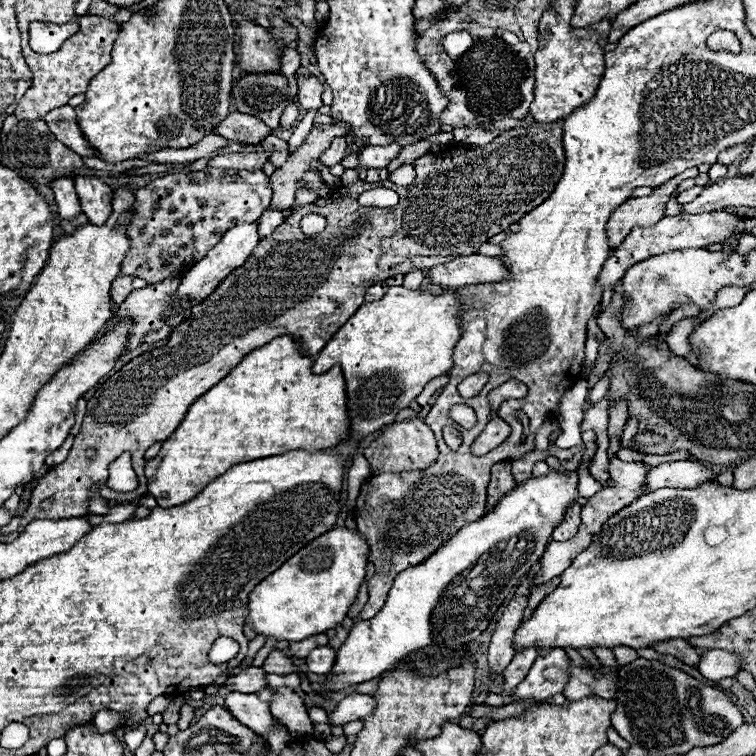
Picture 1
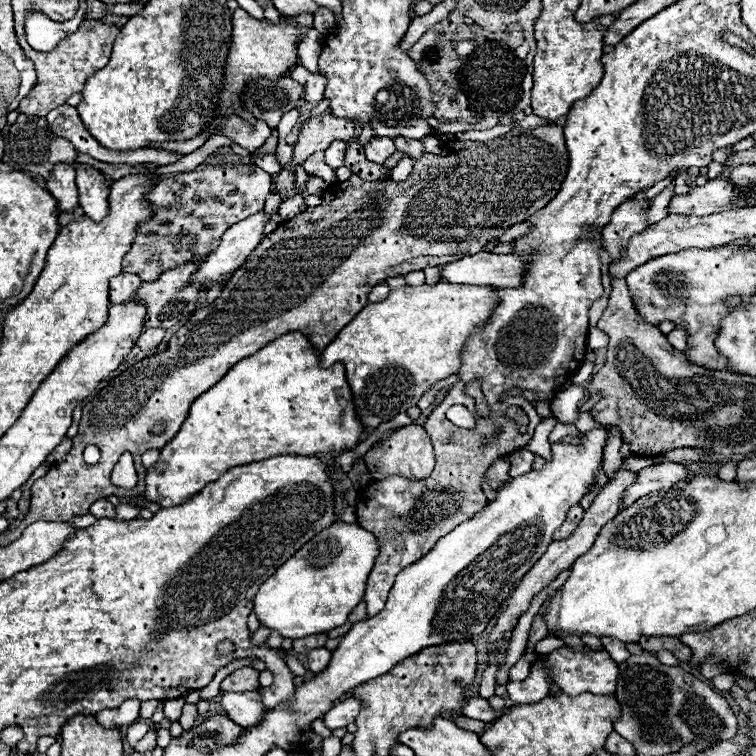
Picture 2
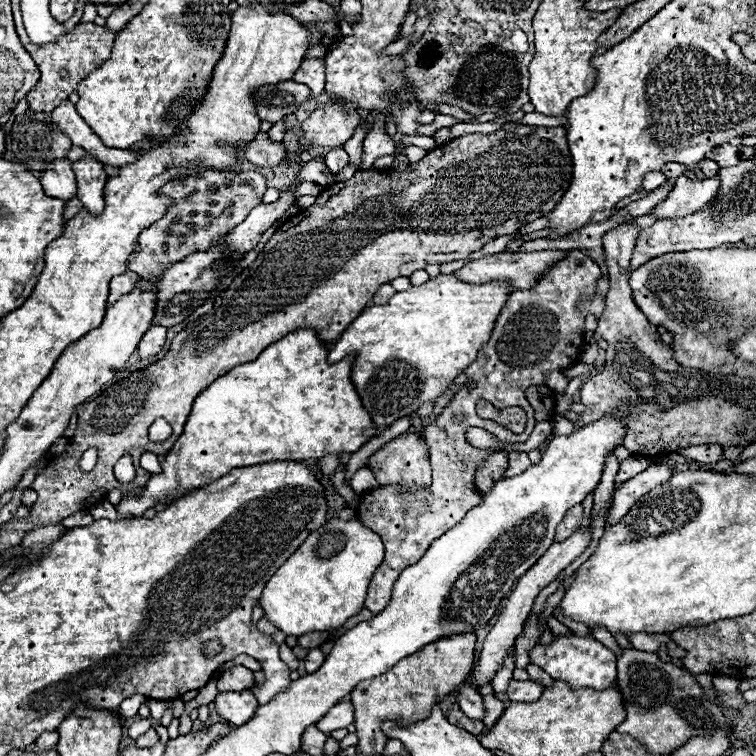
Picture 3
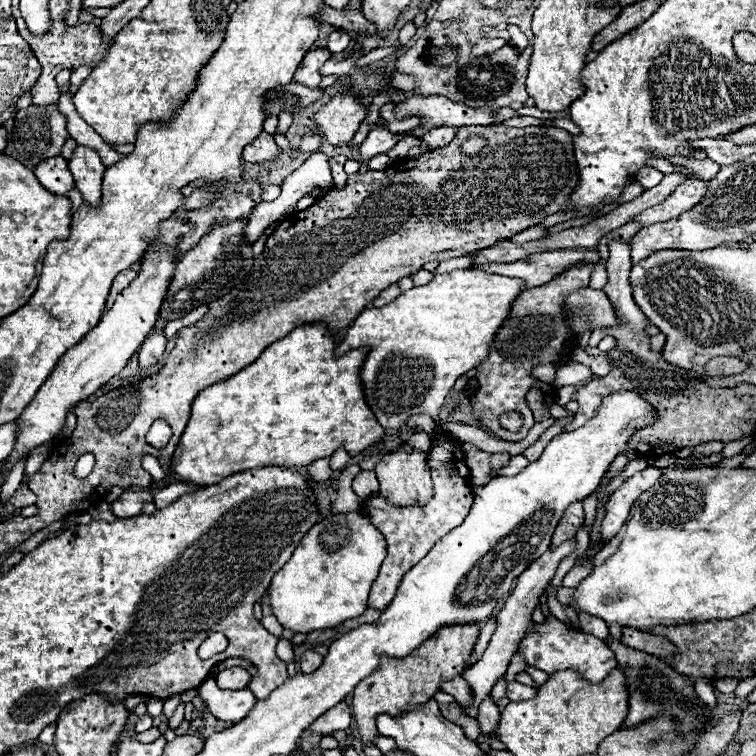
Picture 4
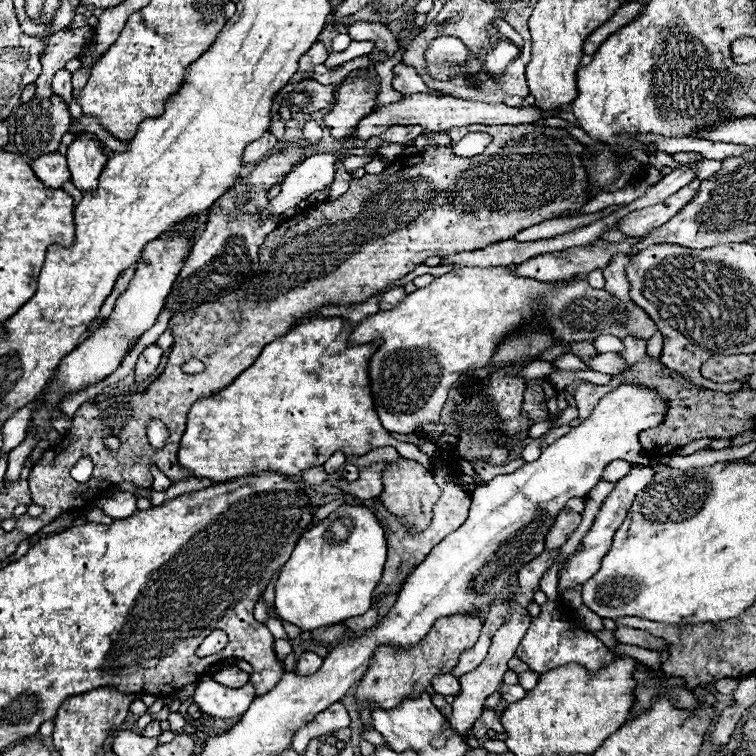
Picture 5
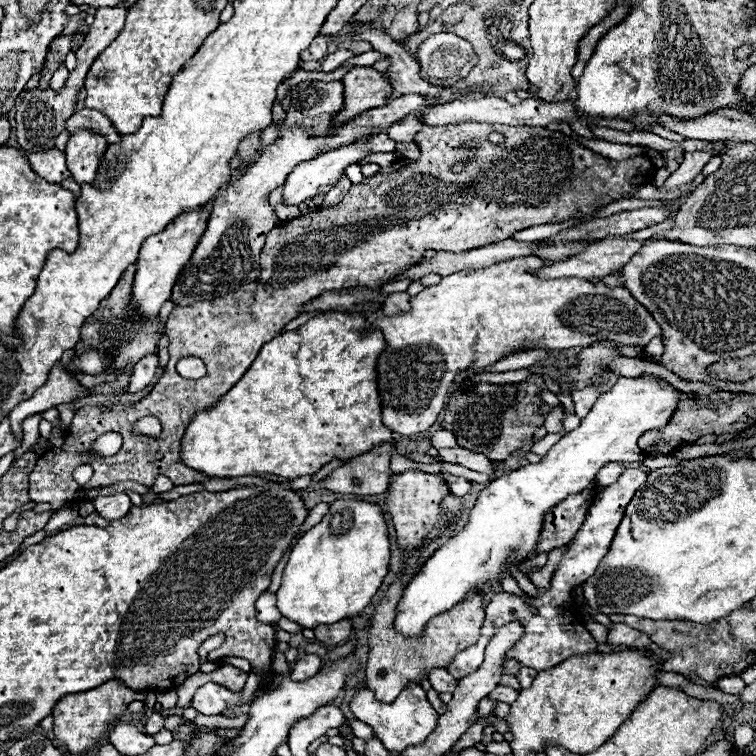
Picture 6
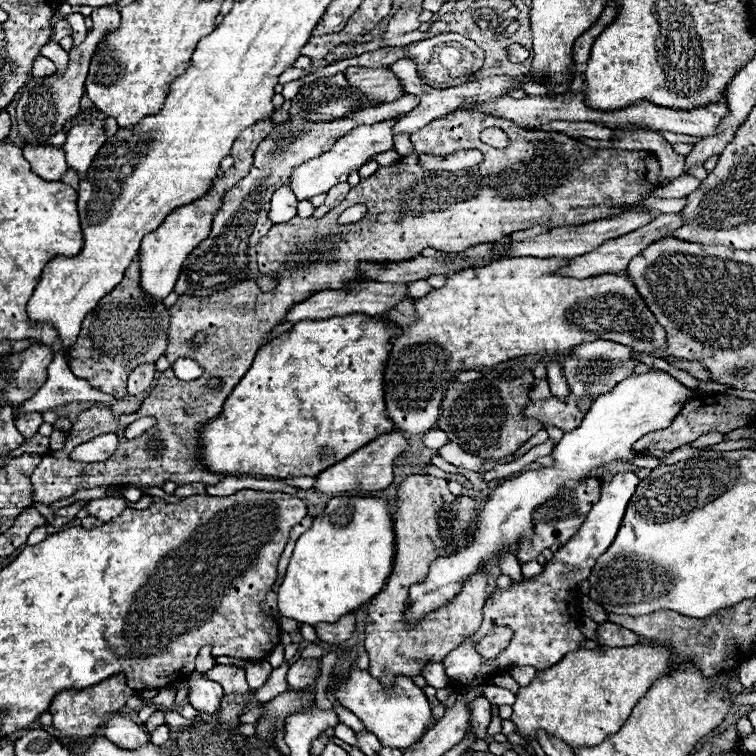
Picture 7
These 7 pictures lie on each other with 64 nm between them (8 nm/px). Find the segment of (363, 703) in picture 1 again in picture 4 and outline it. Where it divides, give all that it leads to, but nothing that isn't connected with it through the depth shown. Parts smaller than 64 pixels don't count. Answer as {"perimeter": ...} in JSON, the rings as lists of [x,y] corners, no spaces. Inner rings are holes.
{"perimeter":[[[340,702],[336,704],[334,708],[330,708],[324,716],[318,716],[314,720],[314,724],[310,724],[310,728],[306,728],[300,738],[298,738],[298,750],[302,748],[302,738],[308,734],[308,732],[314,732],[314,734],[330,734],[330,732],[336,732],[336,730],[346,730],[352,722],[352,716],[350,716],[350,708],[348,704]]]}

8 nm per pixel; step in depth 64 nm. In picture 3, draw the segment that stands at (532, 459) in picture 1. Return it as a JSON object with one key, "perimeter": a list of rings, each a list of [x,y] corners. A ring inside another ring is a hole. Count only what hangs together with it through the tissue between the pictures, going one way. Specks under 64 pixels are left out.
{"perimeter":[[[512,452],[512,454],[510,454],[510,466],[508,466],[508,470],[504,472],[504,476],[512,478],[512,476],[524,472],[528,466],[530,466],[530,458],[528,458],[526,452]]]}

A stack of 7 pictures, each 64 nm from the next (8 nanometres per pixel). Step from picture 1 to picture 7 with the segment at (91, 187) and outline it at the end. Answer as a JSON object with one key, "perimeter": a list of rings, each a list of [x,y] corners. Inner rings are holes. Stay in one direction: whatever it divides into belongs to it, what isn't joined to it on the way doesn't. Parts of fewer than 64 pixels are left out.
{"perimeter":[[[94,110],[82,120],[72,120],[72,128],[68,130],[66,144],[62,148],[66,152],[68,166],[74,168],[80,176],[86,174],[96,152],[106,142],[104,118],[106,114]]]}

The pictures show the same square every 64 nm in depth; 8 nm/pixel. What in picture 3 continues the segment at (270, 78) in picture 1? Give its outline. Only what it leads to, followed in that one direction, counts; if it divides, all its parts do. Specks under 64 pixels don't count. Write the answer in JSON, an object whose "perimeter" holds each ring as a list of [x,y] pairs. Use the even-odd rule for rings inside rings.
{"perimeter":[[[286,80],[280,84],[270,84],[254,92],[258,116],[268,122],[278,122],[286,114],[294,114],[300,104],[310,100],[310,90],[304,84]]]}

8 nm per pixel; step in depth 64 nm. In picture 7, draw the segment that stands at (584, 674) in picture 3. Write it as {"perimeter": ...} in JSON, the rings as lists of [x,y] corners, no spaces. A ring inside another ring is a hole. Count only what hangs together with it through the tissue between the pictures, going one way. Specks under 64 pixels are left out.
{"perimeter":[[[632,472],[614,474],[610,482],[602,484],[602,496],[588,512],[580,530],[566,544],[562,544],[558,552],[554,552],[554,556],[544,564],[542,574],[538,574],[536,578],[524,576],[522,582],[512,580],[508,588],[504,590],[498,588],[486,600],[484,620],[482,620],[482,626],[474,632],[472,642],[468,646],[460,644],[458,648],[454,648],[452,652],[448,652],[448,656],[442,662],[446,676],[450,680],[450,686],[454,690],[462,690],[466,684],[472,684],[472,680],[476,678],[504,672],[508,670],[508,666],[534,666],[536,670],[544,670],[558,664],[568,652],[580,648],[578,644],[584,640],[584,636],[578,630],[580,614],[574,614],[578,612],[578,608],[572,608],[572,606],[578,606],[578,598],[574,596],[572,590],[576,590],[576,586],[590,576],[598,556],[610,548],[612,540],[618,534],[620,522],[624,518],[626,504],[632,498],[632,492],[636,490],[638,482],[640,478],[634,476]],[[496,626],[510,628],[514,636],[508,648],[502,650],[496,656],[496,660],[484,660],[480,658],[480,654],[474,652],[472,644],[476,644],[476,640],[480,640],[484,632]]]}

